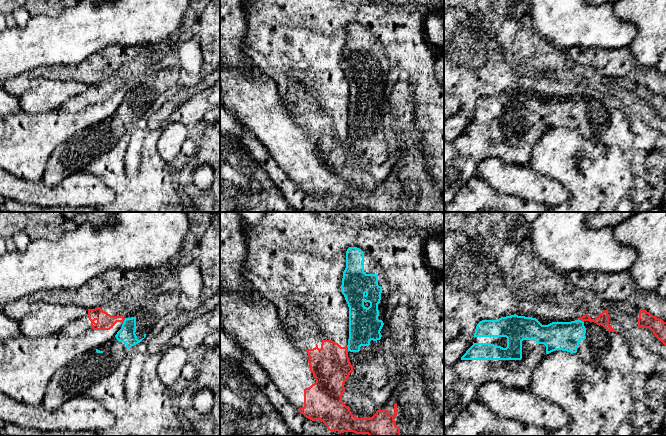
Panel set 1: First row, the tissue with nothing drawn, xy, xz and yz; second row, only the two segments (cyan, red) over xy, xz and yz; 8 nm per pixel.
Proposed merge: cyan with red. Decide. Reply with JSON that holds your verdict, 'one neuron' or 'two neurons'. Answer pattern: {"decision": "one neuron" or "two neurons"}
{"decision": "two neurons"}

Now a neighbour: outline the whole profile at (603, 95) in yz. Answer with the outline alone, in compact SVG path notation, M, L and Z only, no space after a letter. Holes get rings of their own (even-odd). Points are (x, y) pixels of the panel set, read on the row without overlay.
M603 86L602 89L595 95L591 95L588 90L585 90L578 95L583 98L584 97L594 98L597 101L603 102L607 107L616 108L616 106L609 101L609 90L607 86Z

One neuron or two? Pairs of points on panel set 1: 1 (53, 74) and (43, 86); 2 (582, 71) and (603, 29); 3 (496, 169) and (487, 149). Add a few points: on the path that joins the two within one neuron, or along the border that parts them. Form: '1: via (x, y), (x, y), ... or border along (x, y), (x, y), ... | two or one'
1: border along (71, 81), (34, 78), (27, 90) | two
2: border along (624, 46), (601, 49) | two
3: border along (478, 162), (498, 157), (505, 162), (514, 163) | two

